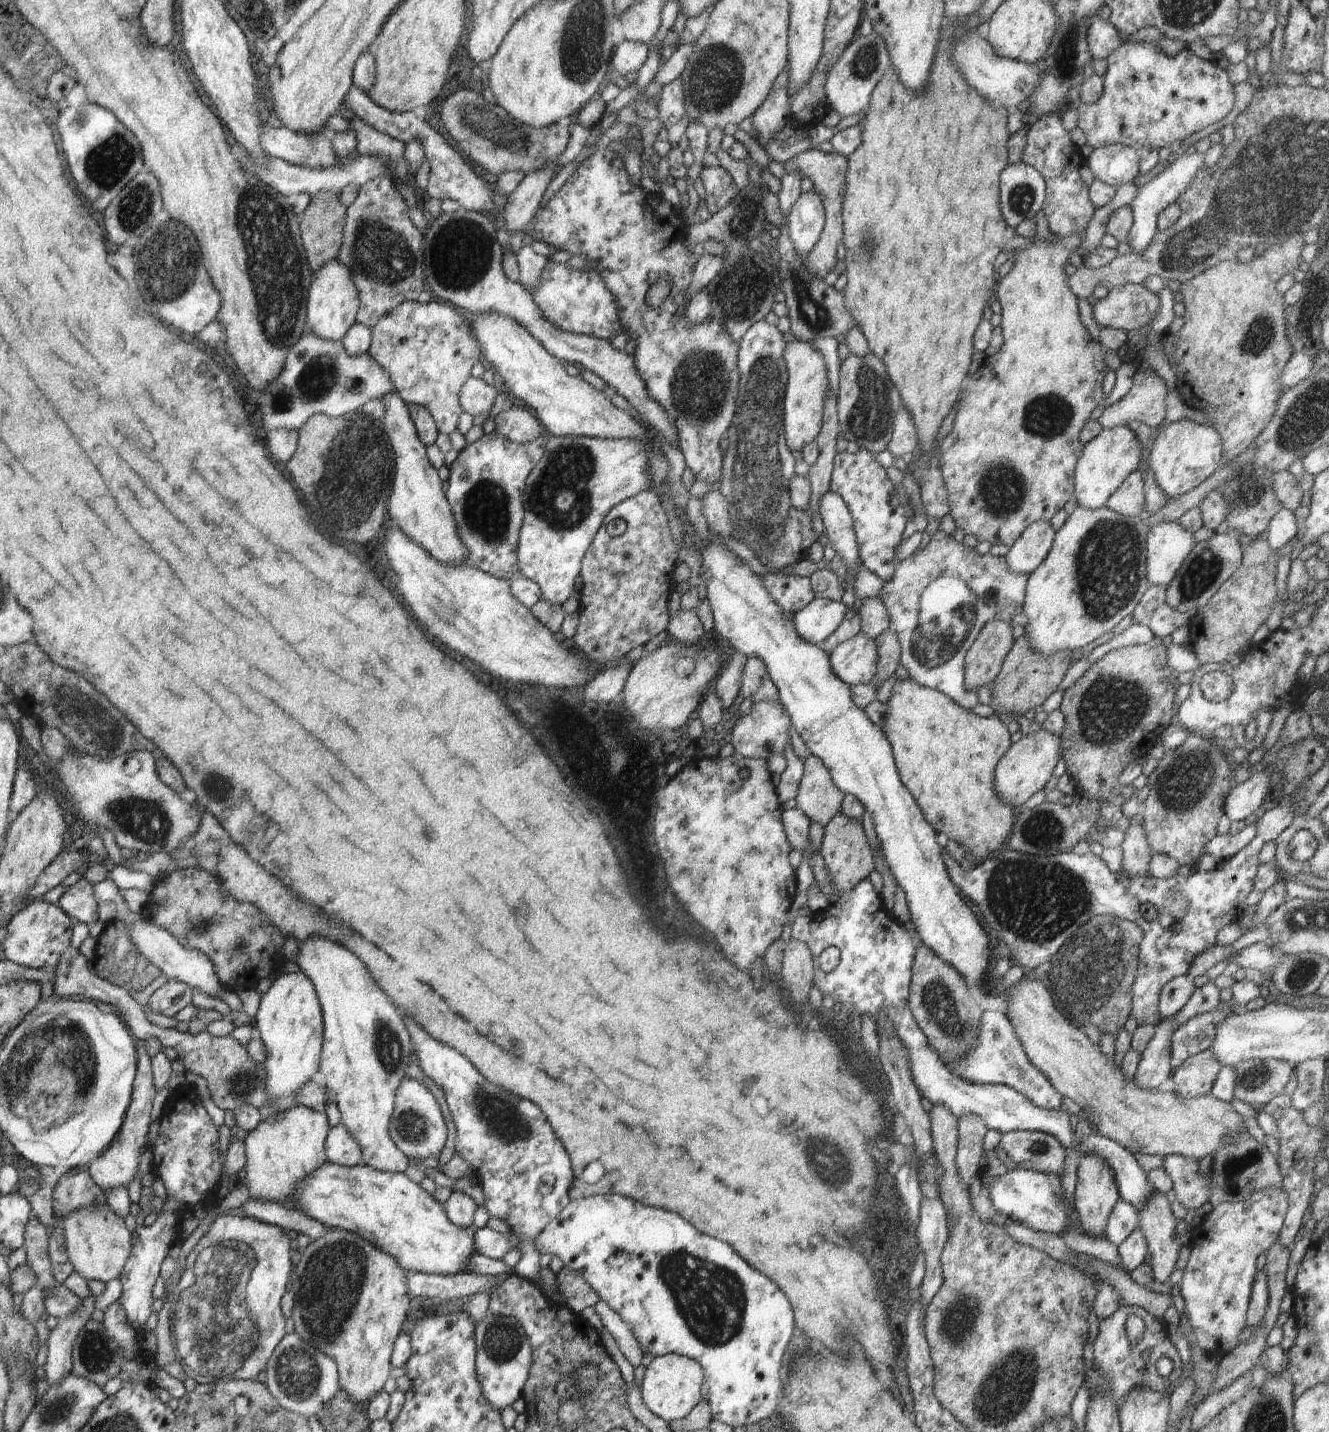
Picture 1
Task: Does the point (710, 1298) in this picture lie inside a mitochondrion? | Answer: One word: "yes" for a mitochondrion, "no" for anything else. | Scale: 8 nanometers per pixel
yes

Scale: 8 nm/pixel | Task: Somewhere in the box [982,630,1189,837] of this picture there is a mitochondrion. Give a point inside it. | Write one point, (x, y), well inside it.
(1111, 708)

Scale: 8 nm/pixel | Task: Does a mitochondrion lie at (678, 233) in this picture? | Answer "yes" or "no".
no

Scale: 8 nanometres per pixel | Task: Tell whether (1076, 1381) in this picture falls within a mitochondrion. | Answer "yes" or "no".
no

